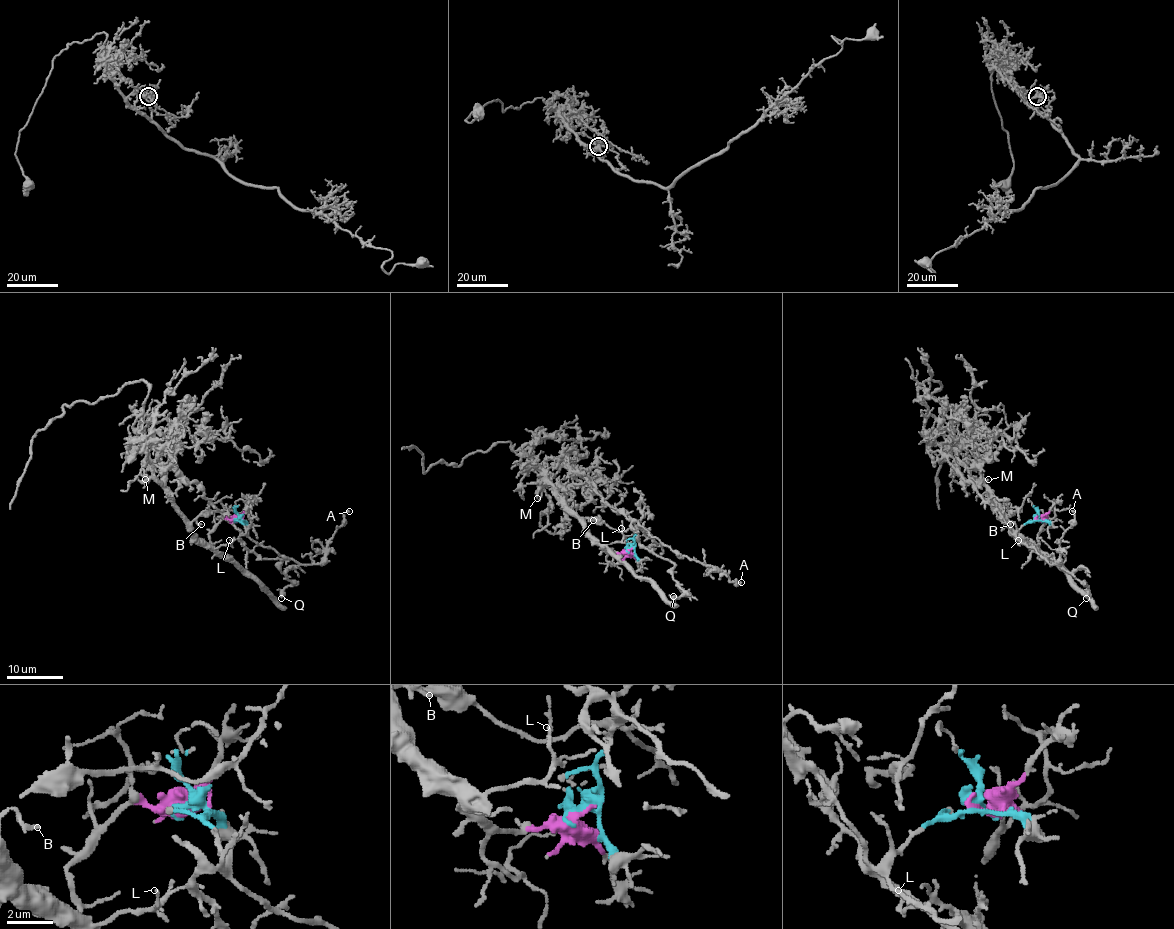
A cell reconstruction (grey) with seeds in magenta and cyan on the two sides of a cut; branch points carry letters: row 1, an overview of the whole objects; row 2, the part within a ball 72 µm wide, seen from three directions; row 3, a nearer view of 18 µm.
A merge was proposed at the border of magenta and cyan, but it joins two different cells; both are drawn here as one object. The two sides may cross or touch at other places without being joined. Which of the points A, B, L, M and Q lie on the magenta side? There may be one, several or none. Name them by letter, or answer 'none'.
B, L, M

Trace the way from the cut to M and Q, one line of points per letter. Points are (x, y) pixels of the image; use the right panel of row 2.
M: (1037, 520), (1043, 518), (1043, 527), (1033, 545), (1012, 528), (994, 496), (974, 478), (988, 479)
Q: (1037, 520), (1025, 522), (1012, 534), (1043, 559), (1057, 562), (1070, 571), (1088, 588), (1086, 598)

